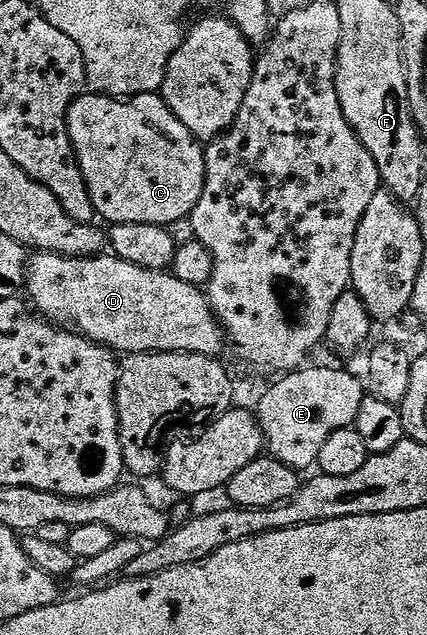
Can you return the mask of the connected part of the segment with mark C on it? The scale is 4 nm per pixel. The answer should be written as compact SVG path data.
M85 93L70 105L68 110L68 132L72 142L72 153L75 155L78 165L82 169L82 177L86 181L86 189L90 193L90 201L94 201L94 209L101 220L105 219L105 224L114 223L145 223L146 225L158 225L167 227L174 221L182 221L189 218L198 205L198 197L202 195L204 182L206 181L206 161L204 160L204 147L201 140L174 117L174 113L164 104L163 98L159 94L134 95L131 97L113 97L110 95L97 95L95 93Z

